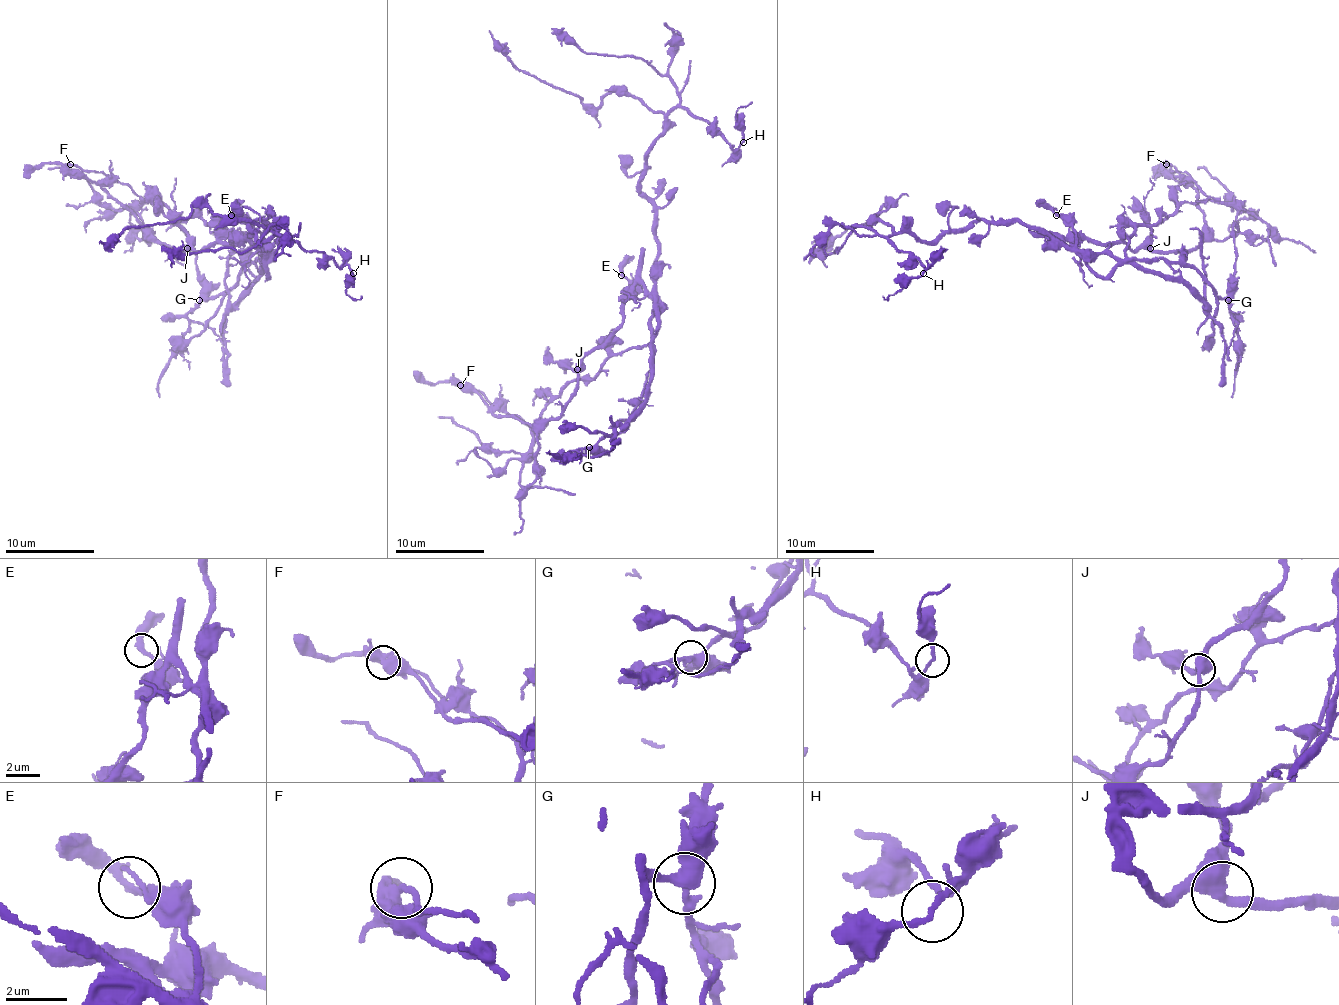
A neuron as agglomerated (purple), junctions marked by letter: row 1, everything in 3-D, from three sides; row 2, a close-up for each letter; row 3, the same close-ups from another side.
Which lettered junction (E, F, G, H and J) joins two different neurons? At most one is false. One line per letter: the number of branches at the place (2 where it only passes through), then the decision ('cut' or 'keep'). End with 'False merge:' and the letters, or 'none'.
E: 2 | keep
F: 1 | cut
G: 3 | keep
H: 2 | keep
J: 2 | keep
False merge: F

